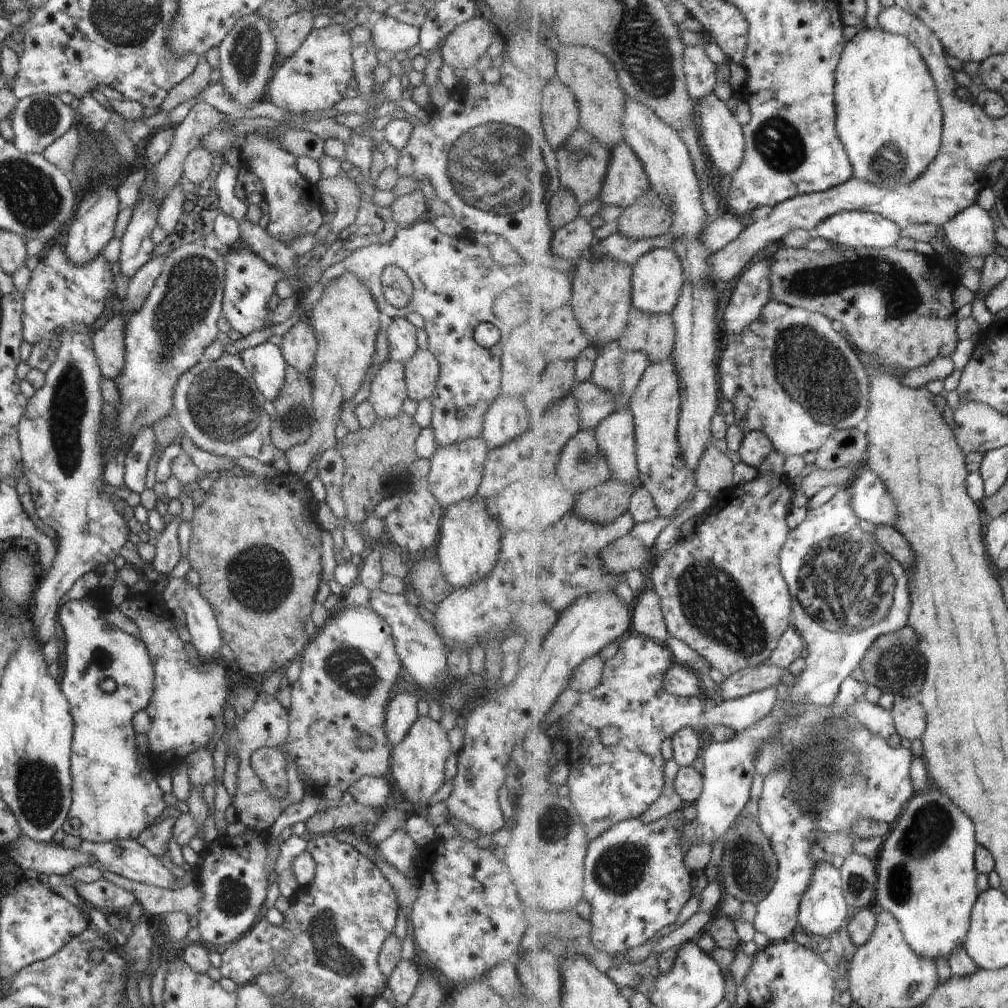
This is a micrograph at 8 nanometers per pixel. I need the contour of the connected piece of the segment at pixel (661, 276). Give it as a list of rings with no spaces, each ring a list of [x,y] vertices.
[[[656,248],[645,254],[634,265],[634,306],[648,314],[672,314],[682,298],[686,286],[686,270],[678,252],[669,248]]]

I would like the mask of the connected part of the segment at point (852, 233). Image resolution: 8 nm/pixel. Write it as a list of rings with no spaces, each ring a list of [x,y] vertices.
[[[872,211],[841,212],[810,233],[832,245],[854,248],[892,248],[902,238],[903,228],[883,214]]]

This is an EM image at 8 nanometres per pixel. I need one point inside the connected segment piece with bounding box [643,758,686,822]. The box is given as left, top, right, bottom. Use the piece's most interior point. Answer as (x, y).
(670, 802)

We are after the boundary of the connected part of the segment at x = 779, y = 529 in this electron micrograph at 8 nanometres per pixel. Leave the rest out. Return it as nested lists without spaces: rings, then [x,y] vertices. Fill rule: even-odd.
[[[756,476],[749,483],[744,485],[734,485],[731,489],[723,491],[717,498],[712,507],[705,513],[704,517],[699,521],[697,529],[692,538],[680,539],[672,548],[660,555],[658,566],[654,569],[652,575],[652,584],[656,586],[656,592],[662,598],[662,606],[665,614],[666,624],[672,638],[687,642],[708,660],[711,666],[722,672],[722,674],[730,678],[741,670],[751,669],[760,664],[768,663],[772,658],[772,654],[779,648],[780,641],[783,640],[787,630],[794,626],[793,600],[791,587],[788,584],[787,578],[784,576],[782,557],[783,548],[787,544],[786,540],[791,536],[790,526],[788,526],[788,516],[794,508],[792,504],[792,494],[794,494],[794,486],[786,484],[782,478],[772,476],[772,480],[764,480],[762,476]]]

